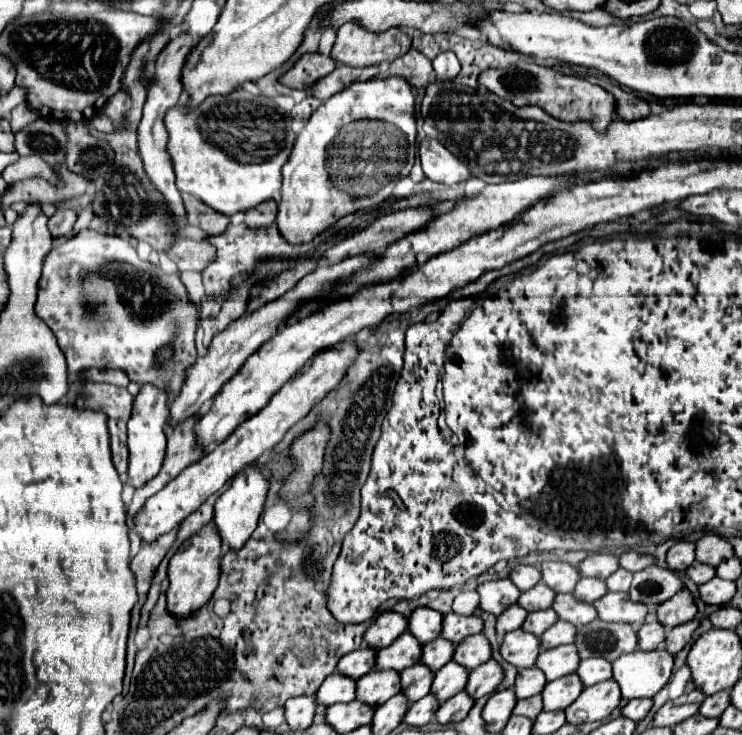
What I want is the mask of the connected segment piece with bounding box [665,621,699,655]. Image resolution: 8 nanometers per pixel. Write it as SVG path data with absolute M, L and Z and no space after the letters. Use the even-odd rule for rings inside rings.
M689 621L689 623L683 623L681 627L673 627L669 633L667 633L667 639L665 639L665 649L673 655L677 655L689 641L691 641L691 635L693 631L699 627L699 621Z

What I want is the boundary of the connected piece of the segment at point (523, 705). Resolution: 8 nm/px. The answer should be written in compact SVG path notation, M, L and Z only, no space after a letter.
M533 695L529 699L517 701L513 713L515 715L525 715L529 719L537 719L537 715L543 711L543 697L541 695Z

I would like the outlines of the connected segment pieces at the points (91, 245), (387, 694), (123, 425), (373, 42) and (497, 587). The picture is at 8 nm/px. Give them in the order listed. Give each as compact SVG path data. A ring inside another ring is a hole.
M81 229L63 245L55 245L43 263L35 313L53 331L57 343L61 343L69 373L81 373L91 367L123 369L133 383L151 383L157 389L177 397L185 383L187 369L197 361L195 329L199 311L191 301L185 285L179 277L169 277L159 267L141 261L135 247L131 247L119 235ZM161 349L171 349L171 357L161 359Z
M375 669L357 681L357 699L369 703L371 707L383 705L399 691L401 691L401 679L399 673L393 669L385 669L385 671Z
M85 383L75 403L79 409L101 411L107 415L111 455L117 473L127 471L127 421L133 409L133 395L125 387L107 383Z
M349 21L339 27L331 57L351 65L367 67L383 61L393 61L411 49L411 37L393 27L383 33L369 33L359 23Z
M511 579L487 581L487 583L479 585L477 591L481 595L479 607L493 615L501 615L507 607L515 605L517 597L521 595L521 591L515 587L515 583L511 583Z

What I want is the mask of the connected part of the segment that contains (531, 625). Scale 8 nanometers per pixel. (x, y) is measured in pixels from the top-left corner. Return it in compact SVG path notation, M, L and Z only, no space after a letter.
M553 609L533 611L533 613L527 615L527 619L523 623L523 629L529 631L529 633L533 633L533 635L539 635L541 637L557 621L559 621L559 617L557 617L557 613Z

